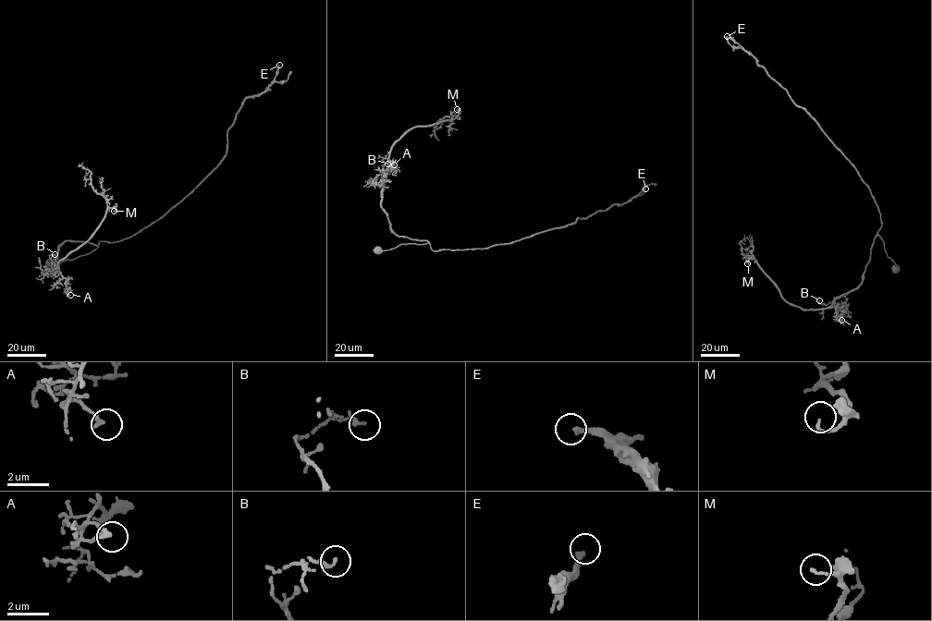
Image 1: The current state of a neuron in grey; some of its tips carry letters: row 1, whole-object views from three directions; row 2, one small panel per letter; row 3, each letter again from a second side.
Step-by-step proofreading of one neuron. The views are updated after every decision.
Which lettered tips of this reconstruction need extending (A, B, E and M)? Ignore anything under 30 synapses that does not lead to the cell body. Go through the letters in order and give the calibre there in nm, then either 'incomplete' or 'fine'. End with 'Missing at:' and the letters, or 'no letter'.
A: calibre 200 nm; fine
B: calibre 160 nm; fine
E: calibre 200 nm; incomplete
M: calibre 120 nm; fine
Missing at: E

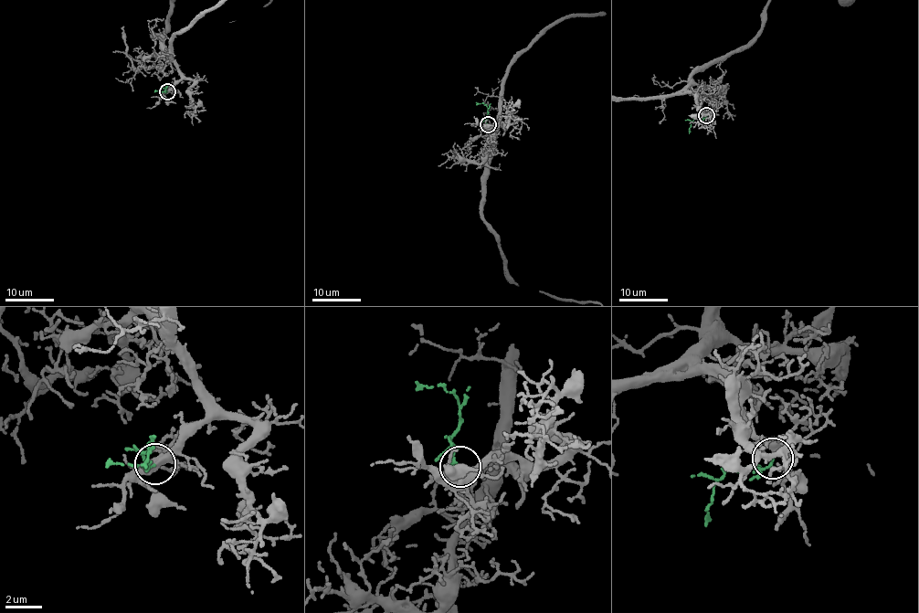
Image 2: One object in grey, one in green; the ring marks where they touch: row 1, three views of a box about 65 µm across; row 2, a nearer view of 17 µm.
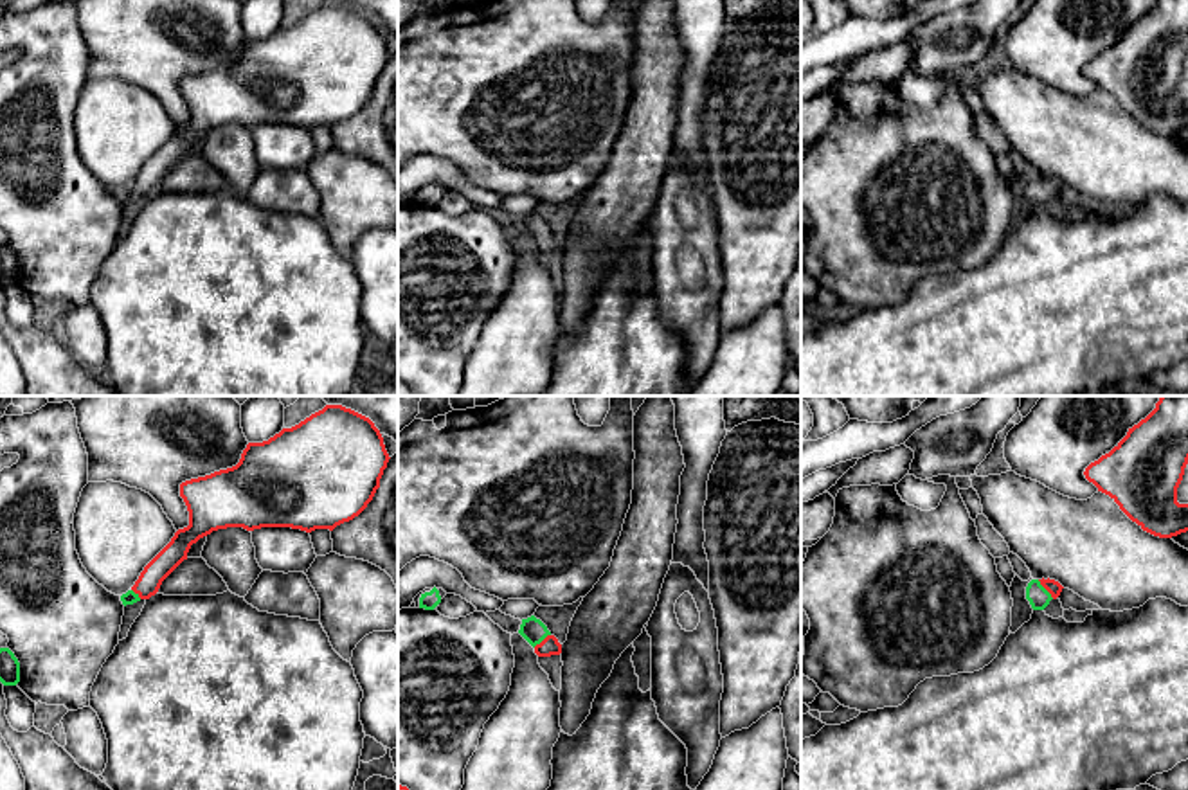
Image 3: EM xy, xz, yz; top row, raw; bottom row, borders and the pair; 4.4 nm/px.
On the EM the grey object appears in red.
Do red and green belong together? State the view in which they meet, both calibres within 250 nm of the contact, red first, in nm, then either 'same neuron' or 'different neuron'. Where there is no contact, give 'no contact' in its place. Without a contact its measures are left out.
meets red in yz; 70 nm thick on the red side, 100 nm on the other; same neuron

